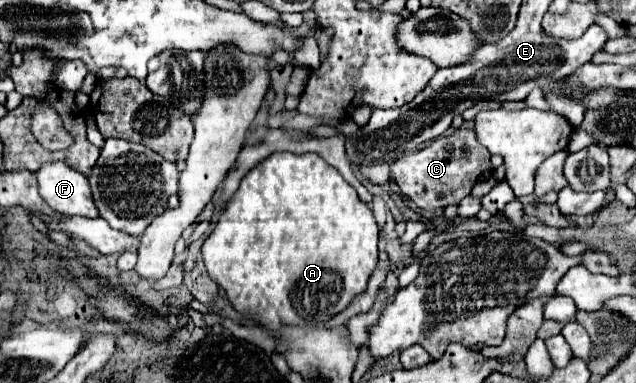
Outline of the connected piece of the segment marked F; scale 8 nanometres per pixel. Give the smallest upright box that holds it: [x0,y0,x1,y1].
[36,161,98,217]

